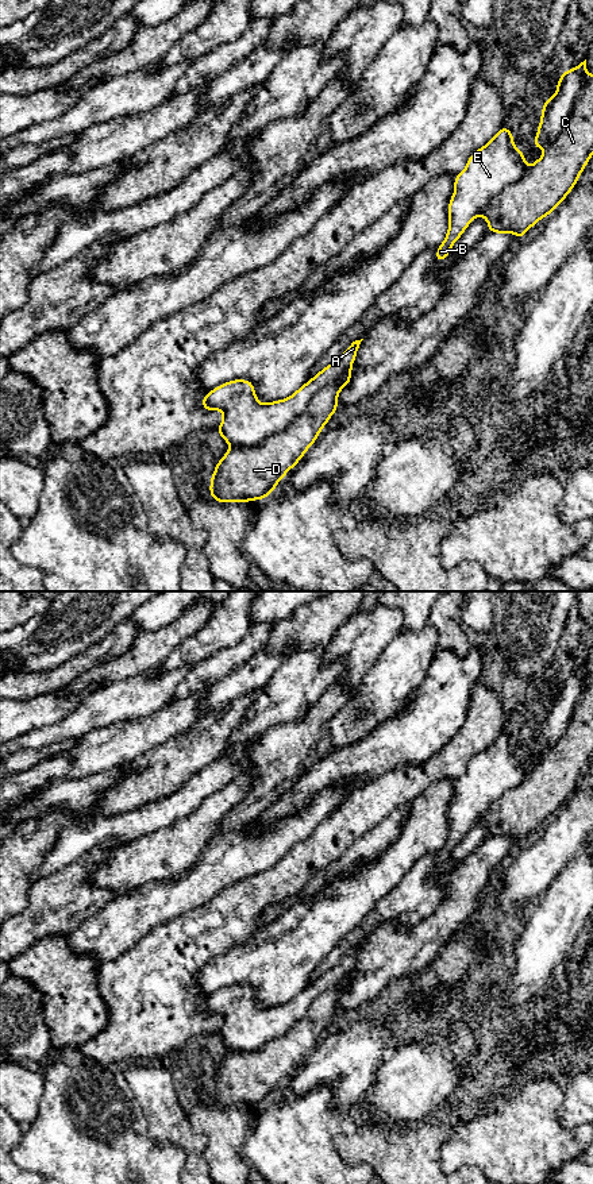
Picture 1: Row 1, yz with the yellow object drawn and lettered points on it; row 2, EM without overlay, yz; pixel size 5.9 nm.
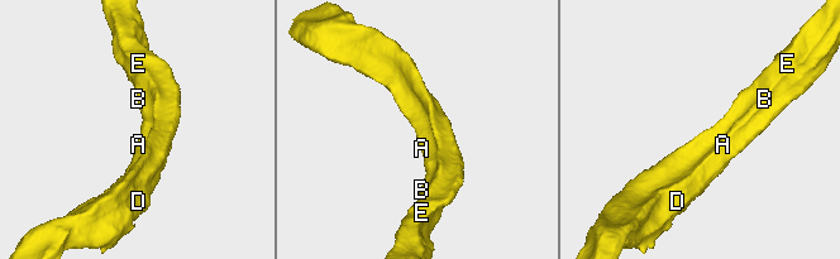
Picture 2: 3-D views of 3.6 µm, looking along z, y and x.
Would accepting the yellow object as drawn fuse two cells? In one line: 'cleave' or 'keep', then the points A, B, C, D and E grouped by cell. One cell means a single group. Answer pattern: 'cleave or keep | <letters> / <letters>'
cleave | A B E / C D

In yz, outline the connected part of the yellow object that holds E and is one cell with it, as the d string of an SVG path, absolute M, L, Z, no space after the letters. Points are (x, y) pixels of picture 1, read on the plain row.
M507 730L469 761L466 772L454 782L455 795L448 806L448 834L436 853L436 868L447 863L454 848L490 803L519 786L527 774L525 759L515 751L513 737Z

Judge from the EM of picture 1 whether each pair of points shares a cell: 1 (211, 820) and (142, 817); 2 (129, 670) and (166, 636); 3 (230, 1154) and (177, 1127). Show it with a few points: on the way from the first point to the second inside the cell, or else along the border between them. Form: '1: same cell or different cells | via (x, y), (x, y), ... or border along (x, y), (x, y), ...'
1: different cells | border along (205, 798), (188, 814), (153, 833)
2: same cell | via (138, 660), (157, 646)
3: different cells | border along (188, 1115), (191, 1127), (204, 1138), (210, 1169)

